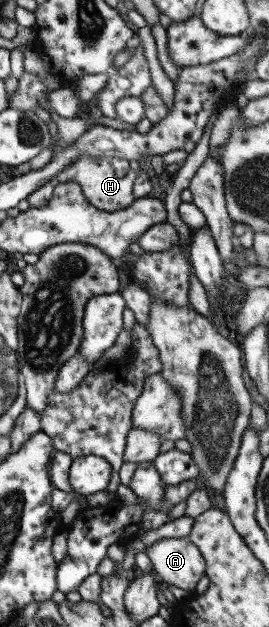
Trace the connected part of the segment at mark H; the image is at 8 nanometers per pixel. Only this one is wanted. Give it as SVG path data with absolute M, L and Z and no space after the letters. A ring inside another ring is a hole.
M81 156L75 158L74 162L65 166L58 174L50 178L48 182L40 186L36 191L32 192L25 199L30 207L39 209L48 204L51 199L52 190L58 183L66 183L72 181L78 184L82 189L82 195L86 200L101 211L112 212L125 209L132 204L136 198L132 195L132 183L135 179L135 173L128 167L127 160L123 158L112 158L111 156Z

